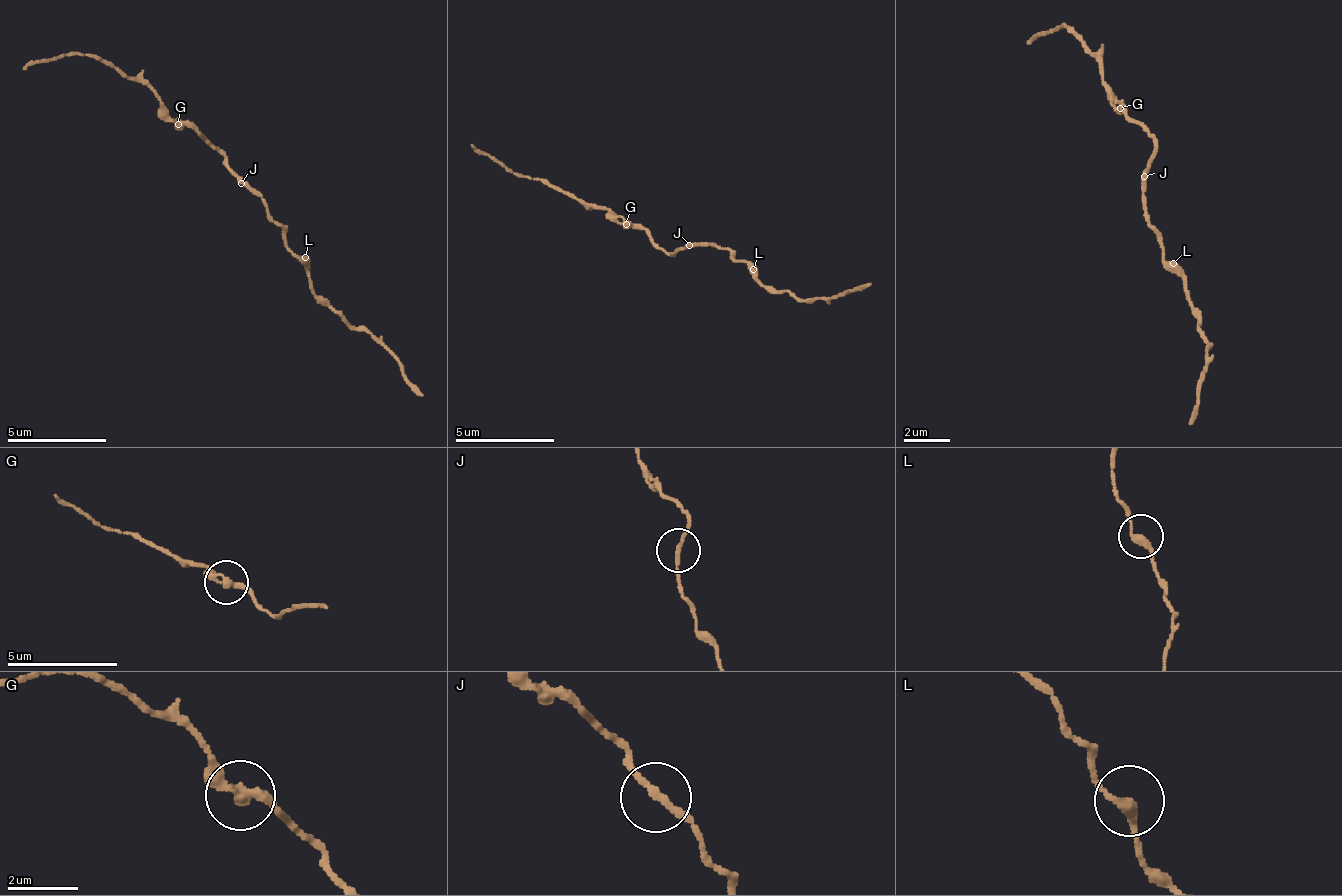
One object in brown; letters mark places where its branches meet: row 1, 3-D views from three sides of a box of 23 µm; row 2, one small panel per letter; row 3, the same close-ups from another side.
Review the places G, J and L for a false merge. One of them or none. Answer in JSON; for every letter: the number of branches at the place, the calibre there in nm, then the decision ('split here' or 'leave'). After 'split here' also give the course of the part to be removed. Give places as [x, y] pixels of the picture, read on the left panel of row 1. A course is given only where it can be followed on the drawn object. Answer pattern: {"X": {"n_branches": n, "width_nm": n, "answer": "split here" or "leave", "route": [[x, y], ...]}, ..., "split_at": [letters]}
{"G": {"n_branches": 2, "width_nm": 300, "answer": "leave"}, "J": {"n_branches": 2, "width_nm": 200, "answer": "leave"}, "L": {"n_branches": 2, "width_nm": 280, "answer": "leave"}, "split_at": []}

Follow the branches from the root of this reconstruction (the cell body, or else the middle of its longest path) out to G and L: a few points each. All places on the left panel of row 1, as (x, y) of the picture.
G: (241, 178), (221, 153), (216, 153), (186, 123), (176, 123)
L: (241, 178), (241, 183), (266, 207), (266, 217), (281, 232), (281, 237), (301, 257), (305, 257)

